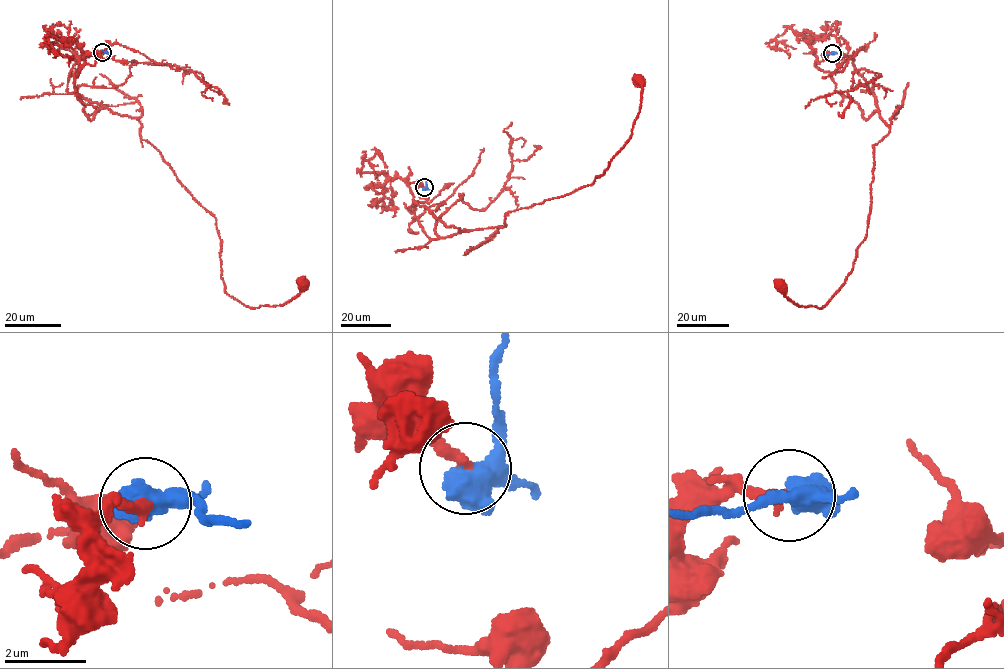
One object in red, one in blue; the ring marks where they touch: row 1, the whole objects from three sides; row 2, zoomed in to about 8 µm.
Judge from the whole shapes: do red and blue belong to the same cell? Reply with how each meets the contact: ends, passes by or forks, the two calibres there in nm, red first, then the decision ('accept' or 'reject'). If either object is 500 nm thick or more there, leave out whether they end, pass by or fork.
red ends; blue forks; calibres 240 and 440 nm; accept

